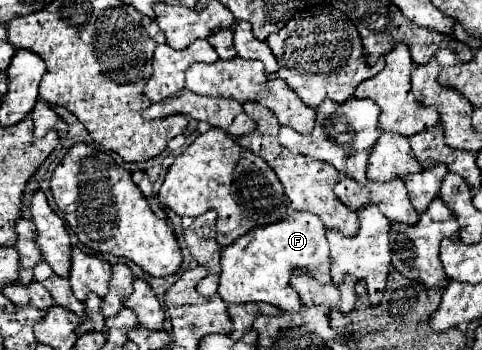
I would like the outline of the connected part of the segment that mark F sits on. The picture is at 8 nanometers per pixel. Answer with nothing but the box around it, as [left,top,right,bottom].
[219,212,331,312]

